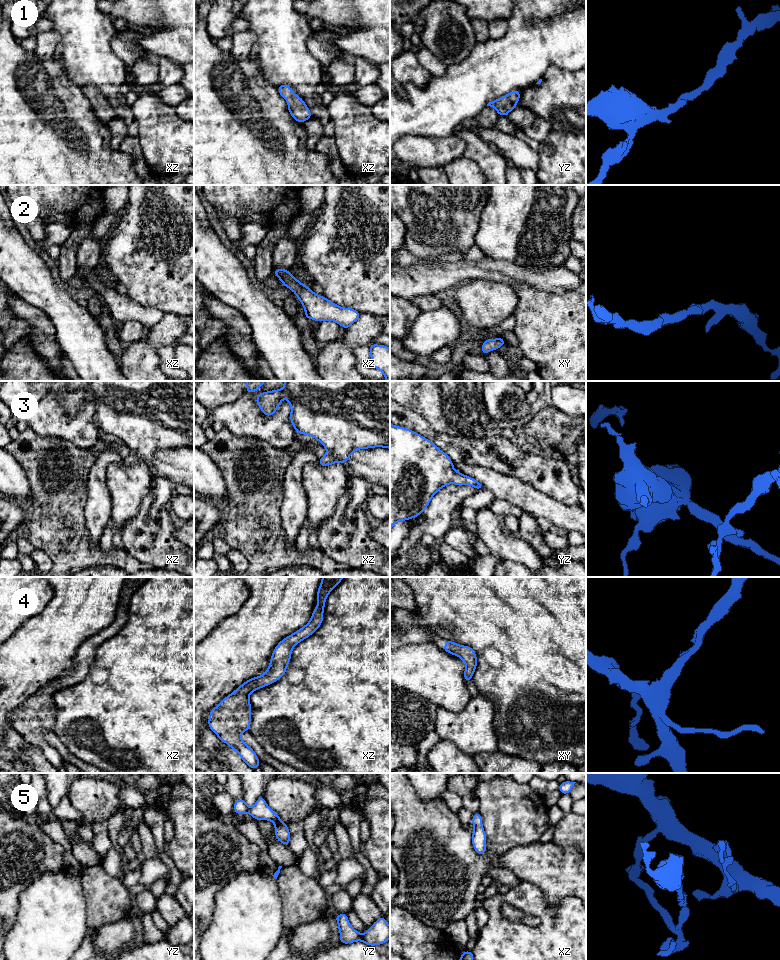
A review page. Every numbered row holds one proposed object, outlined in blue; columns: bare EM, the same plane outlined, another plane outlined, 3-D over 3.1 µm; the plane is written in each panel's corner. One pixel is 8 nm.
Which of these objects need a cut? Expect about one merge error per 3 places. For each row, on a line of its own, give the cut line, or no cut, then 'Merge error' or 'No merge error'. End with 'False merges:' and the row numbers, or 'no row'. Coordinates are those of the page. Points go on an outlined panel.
1: No split. No merge error
2: No split. No merge error
3: No split. No merge error
4: No split. No merge error
5: No split. No merge error
False merges: no row

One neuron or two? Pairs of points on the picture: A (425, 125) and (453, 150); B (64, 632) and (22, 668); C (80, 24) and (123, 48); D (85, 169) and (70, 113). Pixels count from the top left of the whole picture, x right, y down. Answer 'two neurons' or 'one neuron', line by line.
A: two neurons
B: one neuron
C: two neurons
D: one neuron

